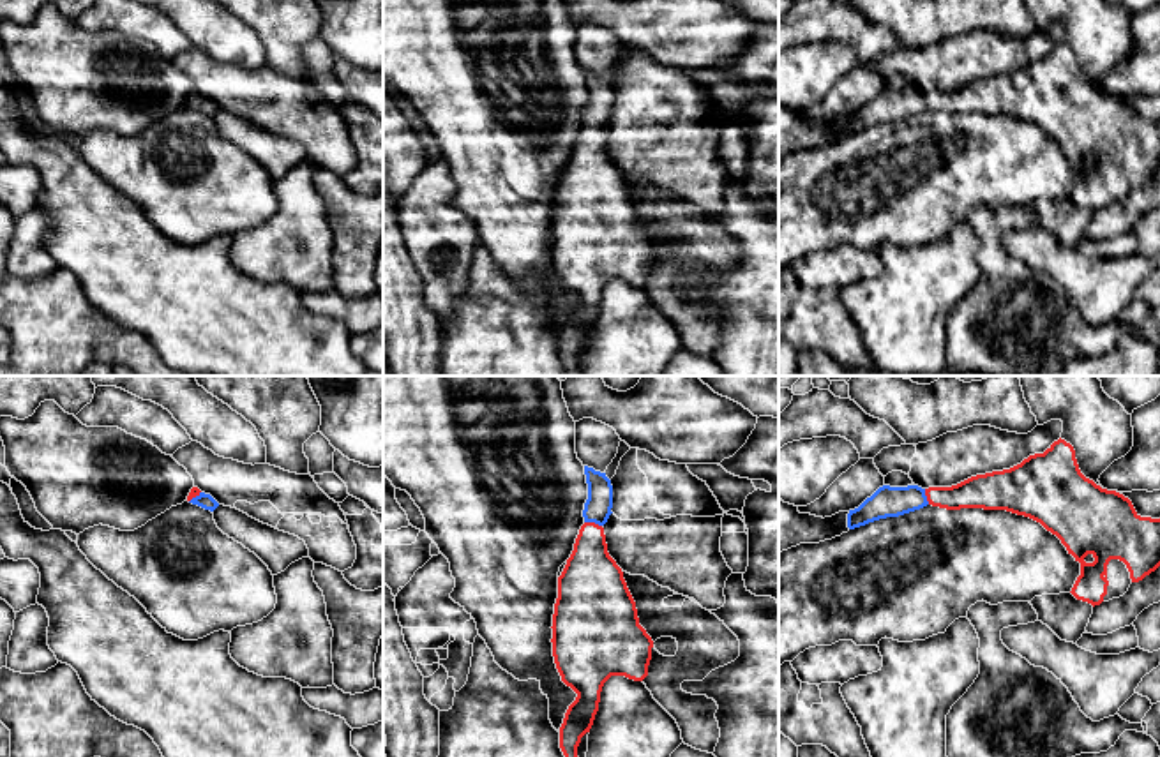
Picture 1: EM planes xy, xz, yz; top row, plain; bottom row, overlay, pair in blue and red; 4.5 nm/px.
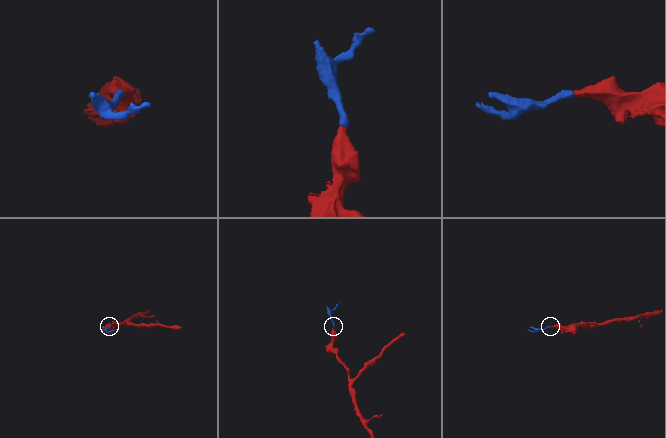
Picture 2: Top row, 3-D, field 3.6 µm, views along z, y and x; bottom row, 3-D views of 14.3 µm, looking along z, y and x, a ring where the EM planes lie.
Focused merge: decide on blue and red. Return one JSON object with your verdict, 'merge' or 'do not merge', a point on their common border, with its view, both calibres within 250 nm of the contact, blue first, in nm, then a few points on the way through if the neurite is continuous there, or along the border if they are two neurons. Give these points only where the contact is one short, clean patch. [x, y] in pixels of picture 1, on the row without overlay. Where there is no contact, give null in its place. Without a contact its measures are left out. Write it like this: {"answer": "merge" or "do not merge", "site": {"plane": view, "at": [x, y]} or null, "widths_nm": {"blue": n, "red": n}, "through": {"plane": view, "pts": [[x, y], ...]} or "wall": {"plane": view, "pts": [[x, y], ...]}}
{"answer": "merge", "site": {"plane": "xz", "at": [594, 126]}, "widths_nm": {"blue": 130, "red": 260}, "through": {"plane": "xz", "pts": [[597, 113], [594, 126], [590, 180]]}}

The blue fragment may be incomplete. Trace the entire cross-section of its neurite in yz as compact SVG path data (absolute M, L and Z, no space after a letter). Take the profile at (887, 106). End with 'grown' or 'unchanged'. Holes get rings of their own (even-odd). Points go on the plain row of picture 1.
M1061 42L1043 58L1029 60L1010 74L976 79L952 92L883 90L858 113L849 115L847 132L899 122L927 109L946 115L1006 115L1040 127L1081 168L1081 180L1070 198L1093 212L1123 201L1132 187L1142 185L1160 171L1160 124L1141 122L1128 102L1086 83L1073 51Z; grown

